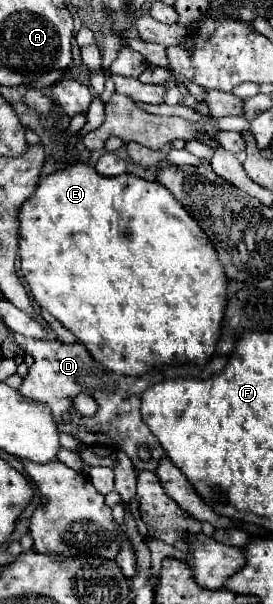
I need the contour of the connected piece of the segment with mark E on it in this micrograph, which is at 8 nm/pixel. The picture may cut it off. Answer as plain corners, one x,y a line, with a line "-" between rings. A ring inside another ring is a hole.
78,162
66,170
56,170
48,176
42,176
34,194
20,206
18,210
18,222
20,222
20,264
22,274
32,290
34,300
40,304
40,308
48,310
58,322
62,322
88,350
98,358
108,370
120,372
120,374
142,374
150,368
162,366
162,364
184,364
184,362
206,362
212,352
214,344
220,334
220,322
222,322
222,310
226,306
226,274
222,270
222,264
218,262
218,254
214,246
210,246
210,240
202,234
202,228
186,214
186,210
176,202
176,198
156,182
148,182
144,178
138,178
134,174
124,174
116,178
100,176
92,166
-
120,202
122,202
122,226
126,228
126,234
134,244
116,244
116,216
120,218

